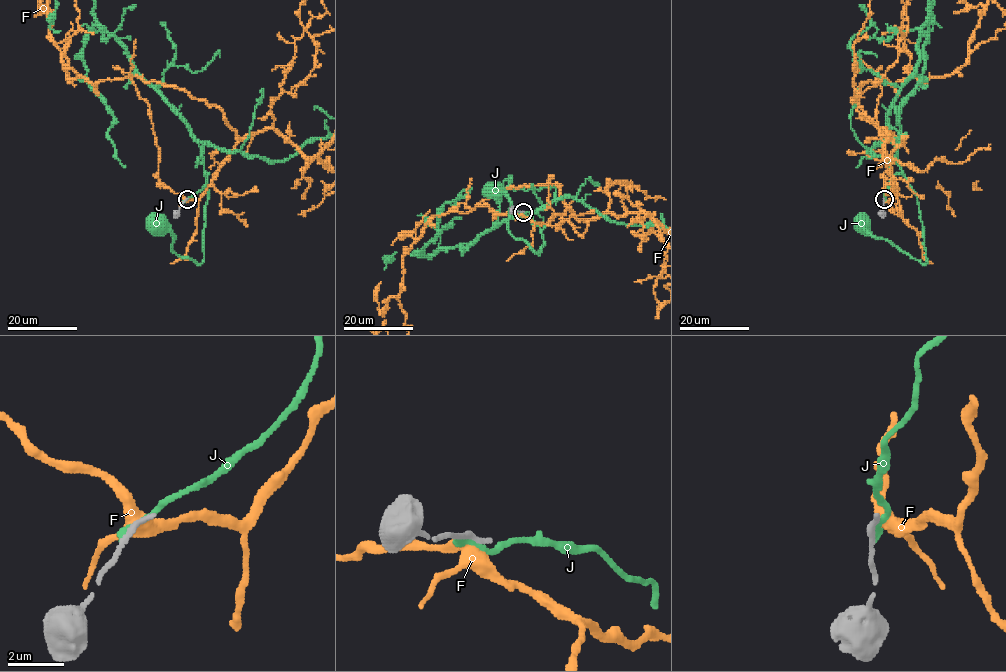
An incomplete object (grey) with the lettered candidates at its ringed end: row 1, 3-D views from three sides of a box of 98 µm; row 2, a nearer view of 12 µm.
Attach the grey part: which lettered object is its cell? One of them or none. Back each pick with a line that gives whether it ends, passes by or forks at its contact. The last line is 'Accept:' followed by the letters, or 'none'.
Accept: none

